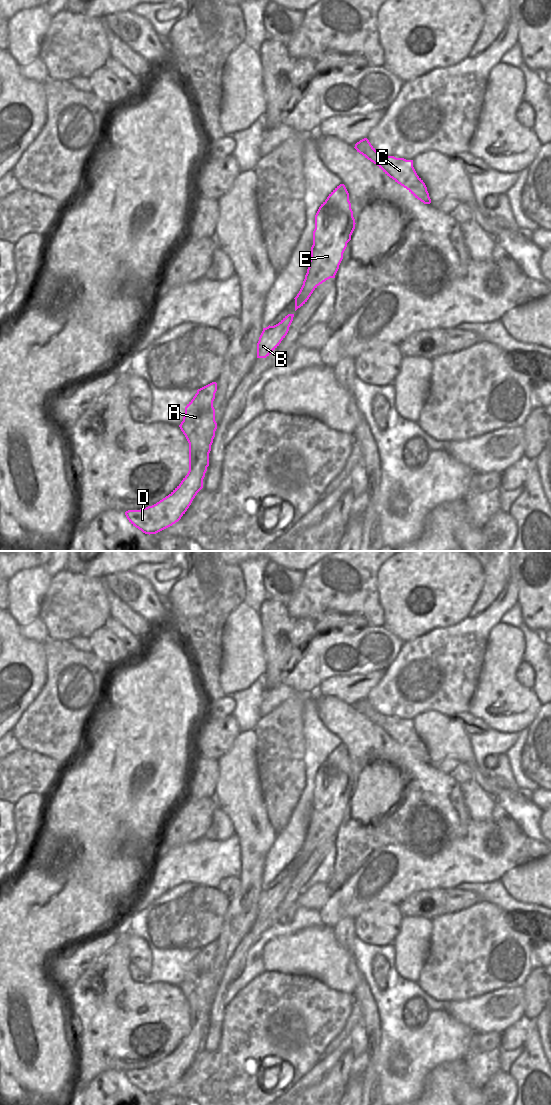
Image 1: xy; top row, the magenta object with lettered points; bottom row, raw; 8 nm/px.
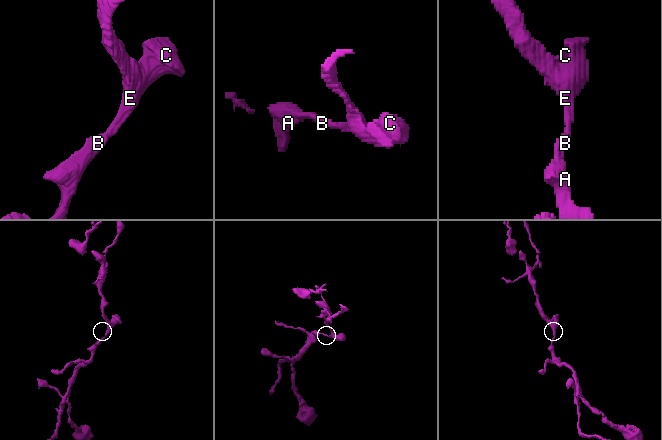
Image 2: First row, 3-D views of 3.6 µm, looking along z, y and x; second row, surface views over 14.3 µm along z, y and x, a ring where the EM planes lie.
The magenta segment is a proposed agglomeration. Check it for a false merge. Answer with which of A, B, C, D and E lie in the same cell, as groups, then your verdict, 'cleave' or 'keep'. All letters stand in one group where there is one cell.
A B C D E; keep

